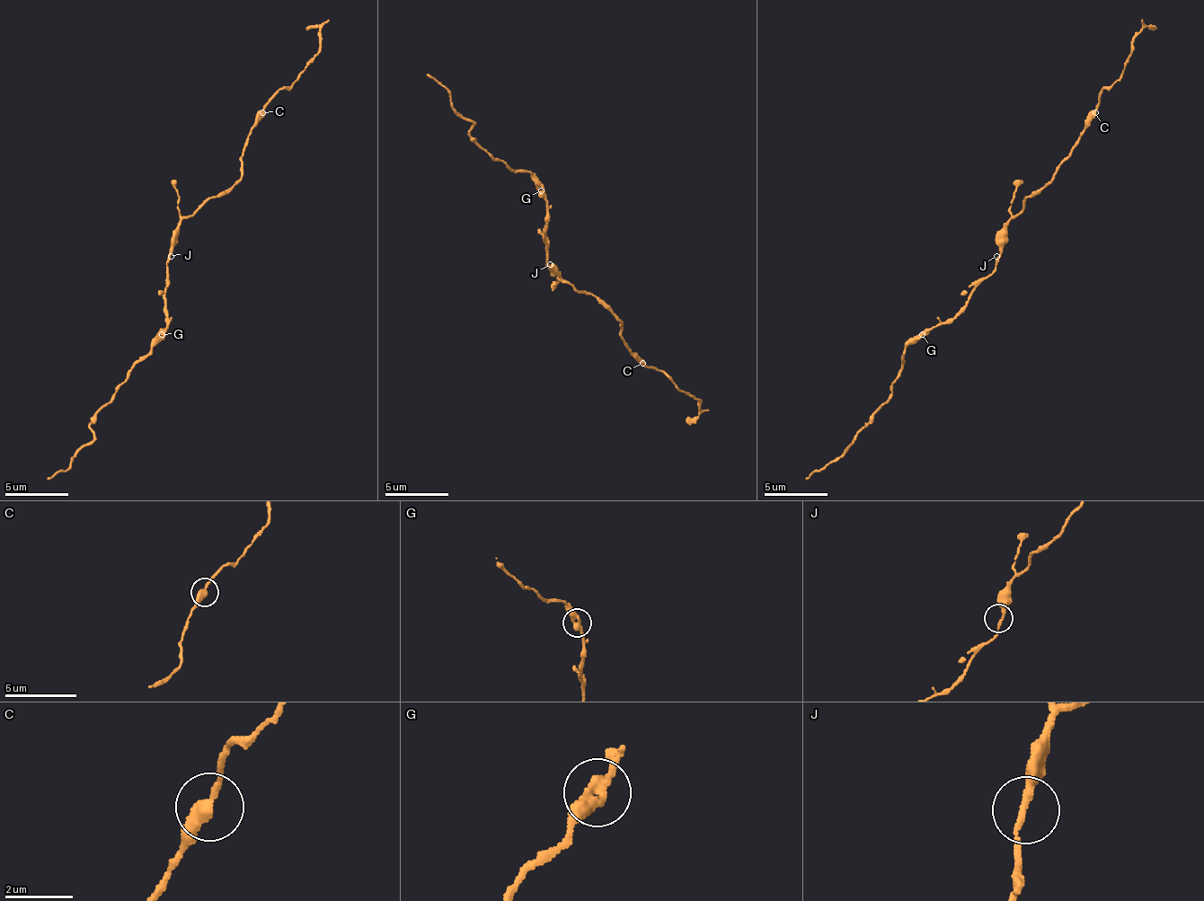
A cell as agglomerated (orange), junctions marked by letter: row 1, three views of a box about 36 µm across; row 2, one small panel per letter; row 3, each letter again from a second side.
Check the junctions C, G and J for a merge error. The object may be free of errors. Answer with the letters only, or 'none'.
none

